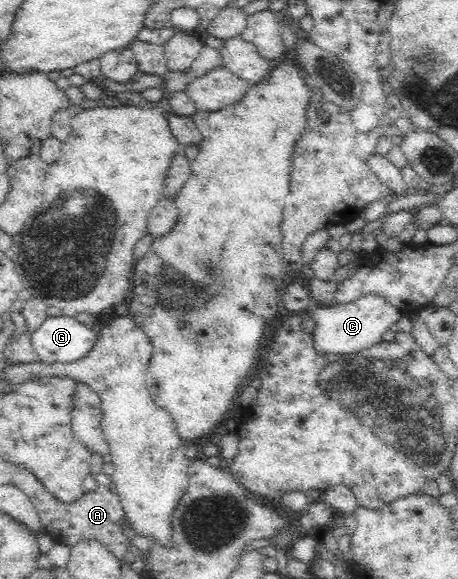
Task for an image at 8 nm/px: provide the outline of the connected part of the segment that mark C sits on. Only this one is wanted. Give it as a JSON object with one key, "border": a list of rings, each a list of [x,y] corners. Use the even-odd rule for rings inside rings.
{"border":[[[366,294],[348,304],[324,306],[312,304],[307,310],[307,317],[314,320],[313,338],[314,349],[322,354],[348,355],[367,350],[382,341],[382,334],[388,329],[395,329],[395,323],[403,314],[385,301],[383,296]]]}

